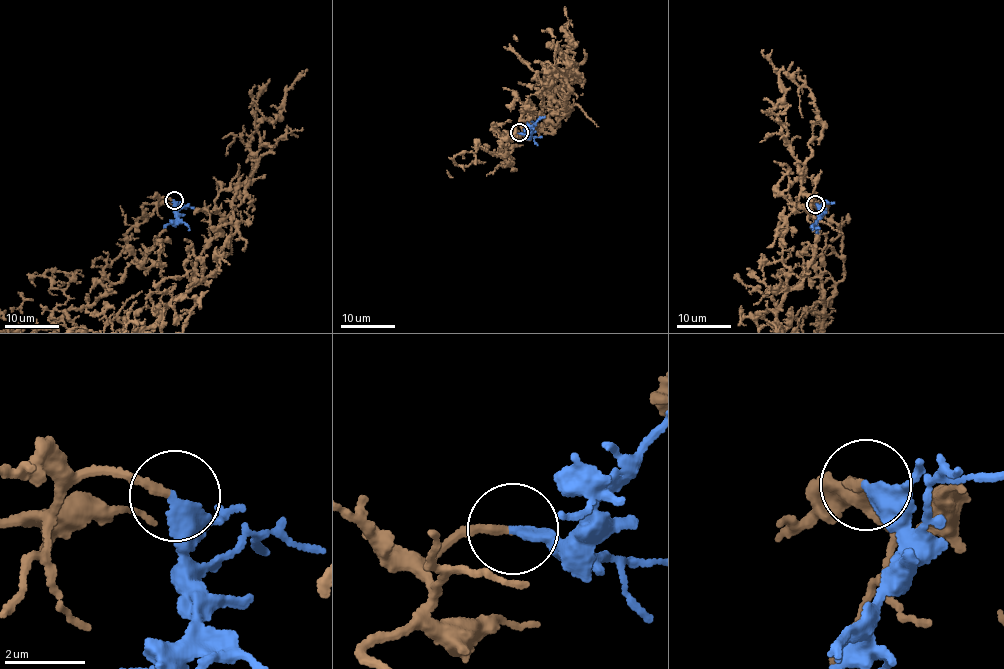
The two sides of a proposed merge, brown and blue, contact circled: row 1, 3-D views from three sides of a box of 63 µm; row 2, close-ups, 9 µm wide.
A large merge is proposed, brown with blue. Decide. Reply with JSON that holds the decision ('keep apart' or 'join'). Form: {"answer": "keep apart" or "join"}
{"answer": "join"}

